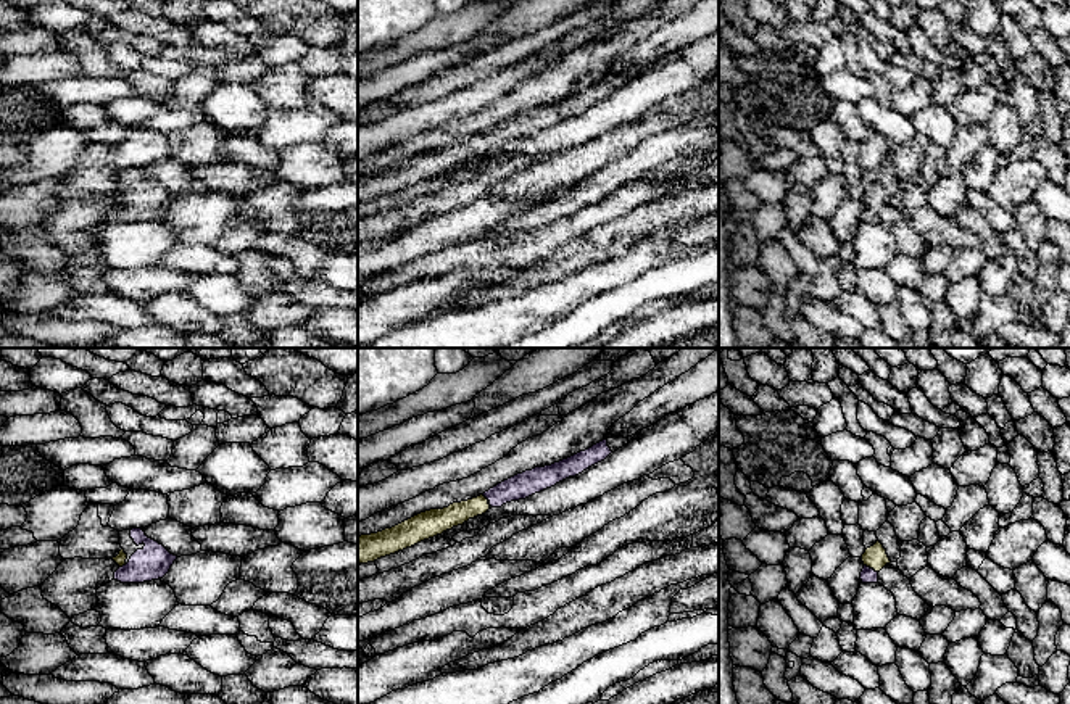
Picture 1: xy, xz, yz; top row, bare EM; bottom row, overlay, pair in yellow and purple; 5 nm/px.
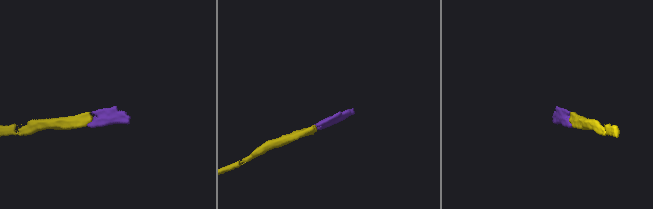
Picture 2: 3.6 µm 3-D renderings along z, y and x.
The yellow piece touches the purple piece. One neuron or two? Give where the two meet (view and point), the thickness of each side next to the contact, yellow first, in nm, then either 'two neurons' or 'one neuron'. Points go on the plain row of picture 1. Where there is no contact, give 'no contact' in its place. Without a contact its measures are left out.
meets yellow in yz at (870, 207); 120 nm thick on the yellow side, 80 nm on the other; one neuron

